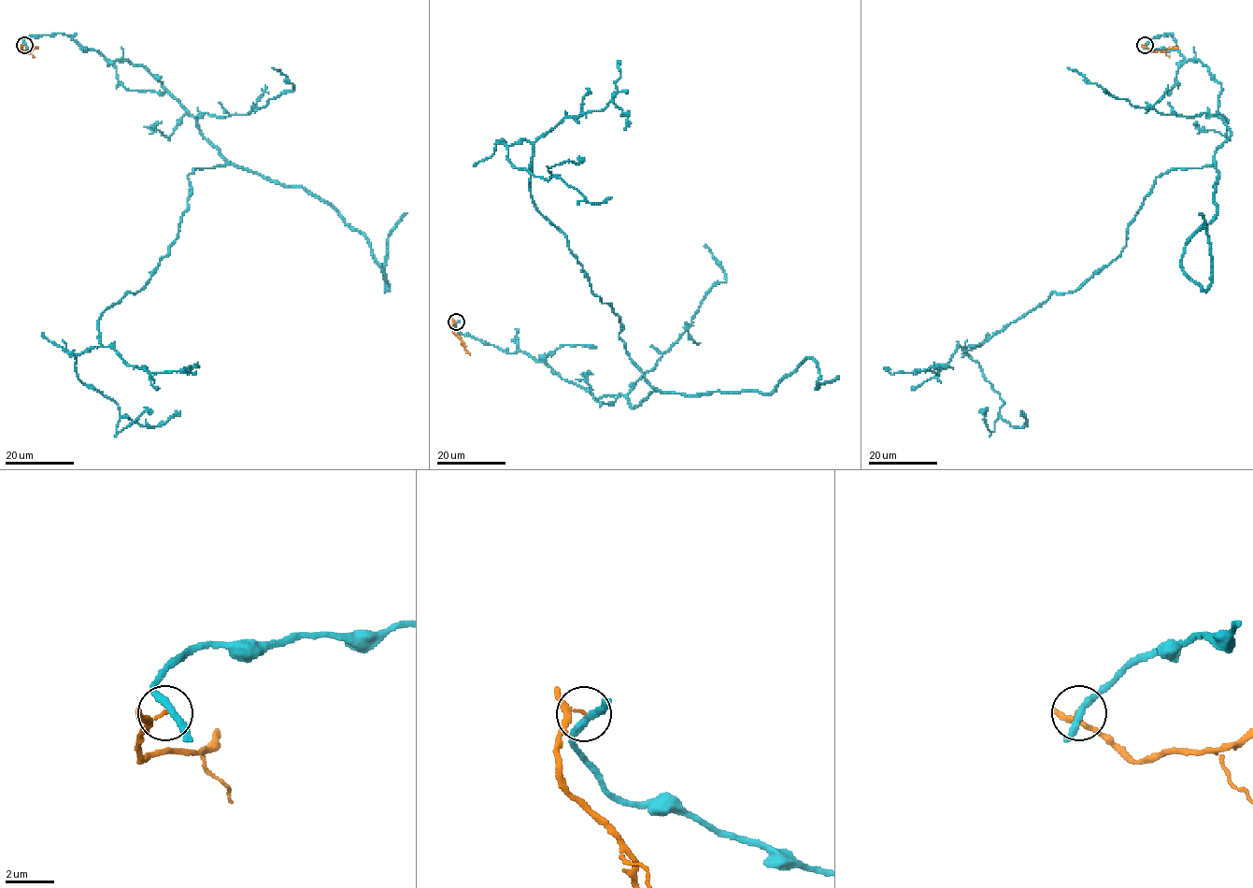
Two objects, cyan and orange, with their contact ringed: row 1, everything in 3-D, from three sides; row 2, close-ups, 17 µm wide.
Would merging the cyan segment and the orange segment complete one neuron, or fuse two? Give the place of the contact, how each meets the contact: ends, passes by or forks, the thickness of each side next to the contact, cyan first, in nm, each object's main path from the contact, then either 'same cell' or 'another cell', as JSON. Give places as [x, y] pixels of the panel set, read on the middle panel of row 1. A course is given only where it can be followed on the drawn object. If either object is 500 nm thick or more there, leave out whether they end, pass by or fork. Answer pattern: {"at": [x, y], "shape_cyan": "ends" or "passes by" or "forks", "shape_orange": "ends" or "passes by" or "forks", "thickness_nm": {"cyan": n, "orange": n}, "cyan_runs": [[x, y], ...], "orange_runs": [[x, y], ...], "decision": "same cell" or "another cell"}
{"at": [456, 322], "shape_cyan": "passes by", "shape_orange": "passes by", "thickness_nm": {"cyan": 280, "orange": 140}, "cyan_runs": [[456, 322], [593, 397], [658, 391], [536, 208], [533, 146], [508, 145], [515, 167], [611, 196]], "orange_runs": [[456, 322], [453, 332], [470, 354]], "decision": "another cell"}

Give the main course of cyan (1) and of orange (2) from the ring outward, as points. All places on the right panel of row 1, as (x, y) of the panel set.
1: (1145, 45), (1208, 68), (1230, 137), (1156, 178), (1075, 291), (961, 348), (1019, 411)
2: (1145, 45), (1155, 51), (1177, 47)

